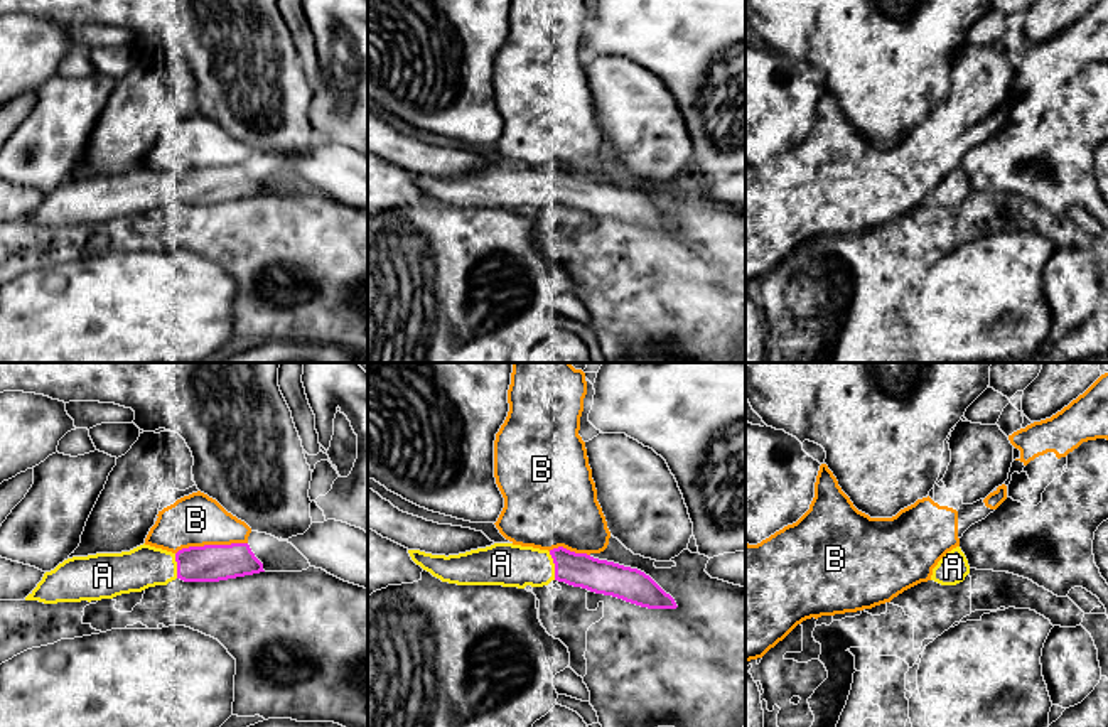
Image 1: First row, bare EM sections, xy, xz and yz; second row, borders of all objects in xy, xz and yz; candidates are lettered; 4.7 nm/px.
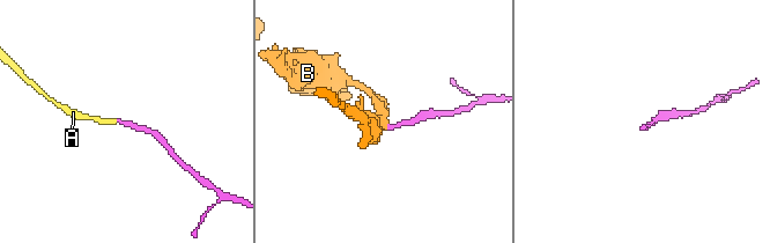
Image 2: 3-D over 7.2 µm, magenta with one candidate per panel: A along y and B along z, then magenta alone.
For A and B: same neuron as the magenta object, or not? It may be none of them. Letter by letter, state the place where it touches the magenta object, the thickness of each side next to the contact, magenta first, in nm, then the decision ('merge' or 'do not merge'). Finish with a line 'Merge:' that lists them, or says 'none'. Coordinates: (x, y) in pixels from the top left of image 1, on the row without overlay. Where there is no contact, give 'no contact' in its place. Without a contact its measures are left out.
A: meets magenta in xz at (555, 188); 160 nm thick on the magenta side, 200 nm on the other; merge
B: meets magenta in xy at (211, 167); 180 nm thick on the magenta side, 260 nm on the other; do not merge
Merge: A

